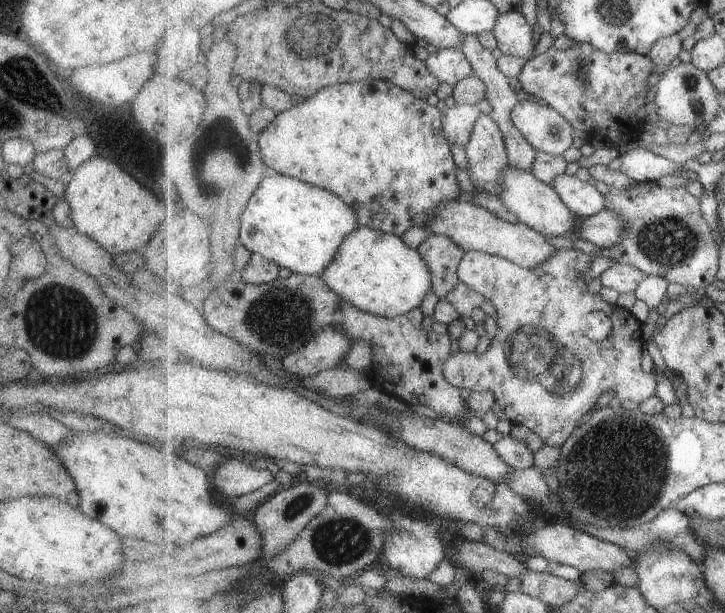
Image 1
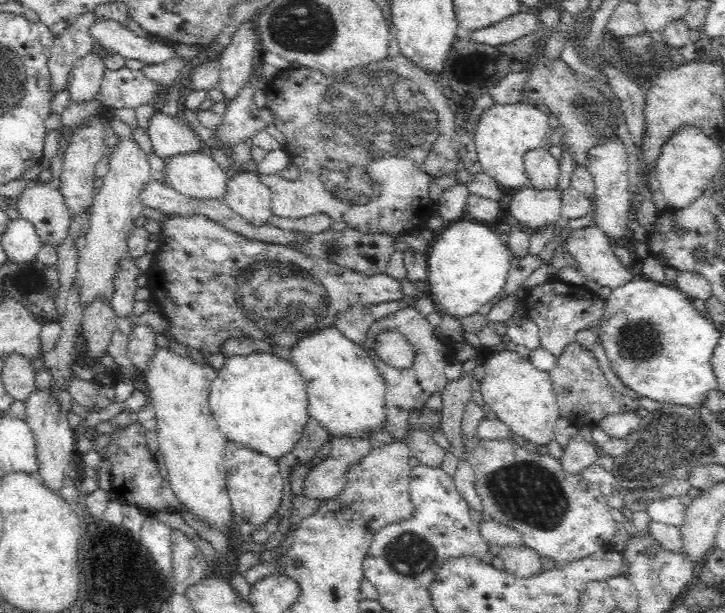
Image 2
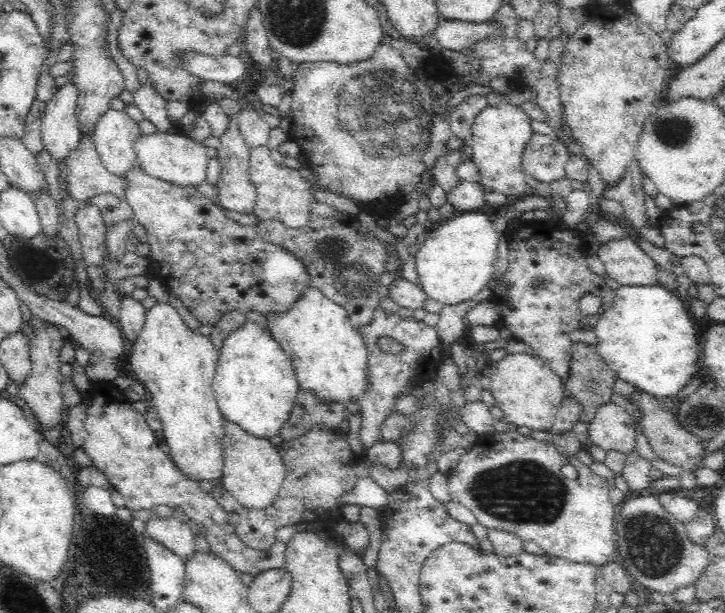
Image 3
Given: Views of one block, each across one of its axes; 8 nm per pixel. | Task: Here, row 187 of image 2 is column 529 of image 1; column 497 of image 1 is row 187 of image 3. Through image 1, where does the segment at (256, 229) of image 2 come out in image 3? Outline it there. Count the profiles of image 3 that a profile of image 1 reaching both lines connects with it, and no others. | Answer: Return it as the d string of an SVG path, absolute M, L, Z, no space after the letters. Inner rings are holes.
M91 137L82 139L69 157L56 166L58 185L63 197L78 202L104 192L123 197L124 180L112 174L103 164Z

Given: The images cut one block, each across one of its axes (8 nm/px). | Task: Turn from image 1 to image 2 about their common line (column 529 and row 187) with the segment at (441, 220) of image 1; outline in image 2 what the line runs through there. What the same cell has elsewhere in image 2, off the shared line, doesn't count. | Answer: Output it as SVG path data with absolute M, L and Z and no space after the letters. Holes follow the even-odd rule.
M241 171L233 178L227 178L223 200L232 211L243 216L253 225L266 224L273 216L271 190L260 182L259 175L254 171Z

